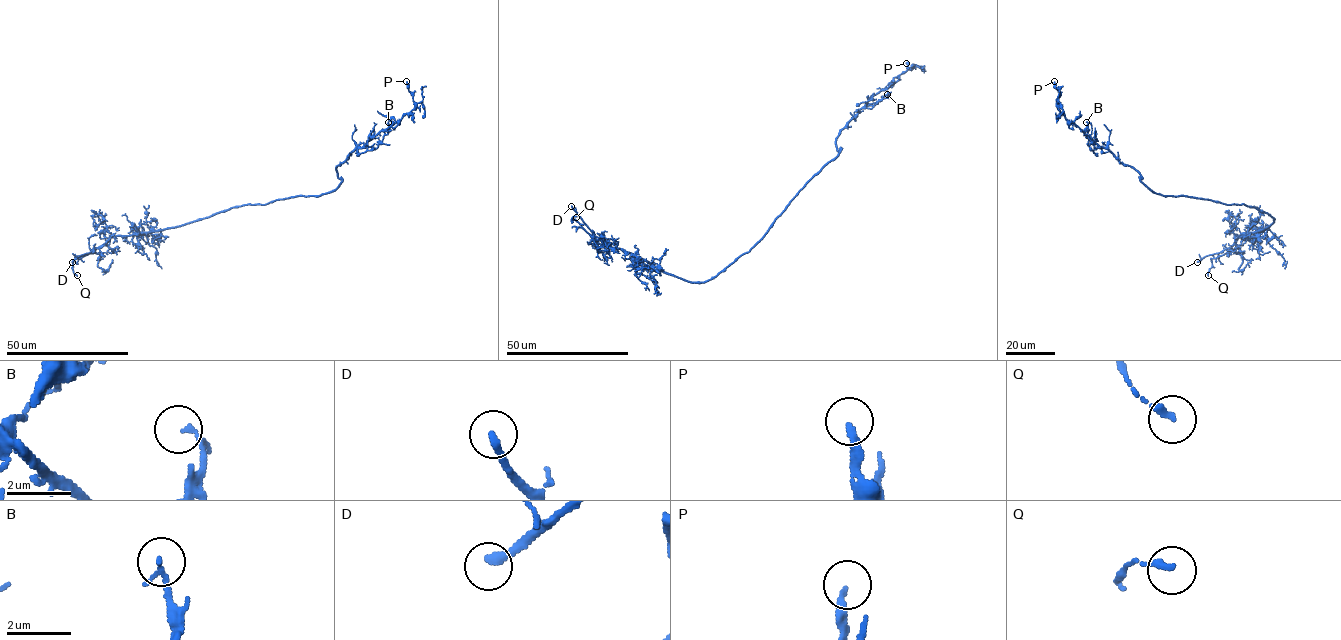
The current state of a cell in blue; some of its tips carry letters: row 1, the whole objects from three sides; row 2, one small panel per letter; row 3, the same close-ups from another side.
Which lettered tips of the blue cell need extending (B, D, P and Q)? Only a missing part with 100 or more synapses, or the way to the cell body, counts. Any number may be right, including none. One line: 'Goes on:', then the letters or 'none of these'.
Goes on: D

